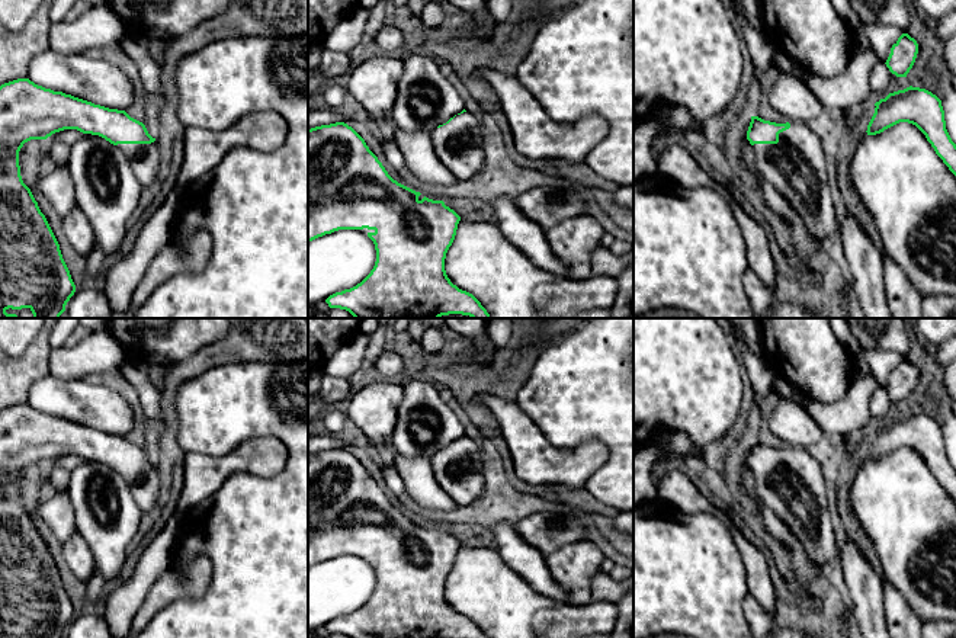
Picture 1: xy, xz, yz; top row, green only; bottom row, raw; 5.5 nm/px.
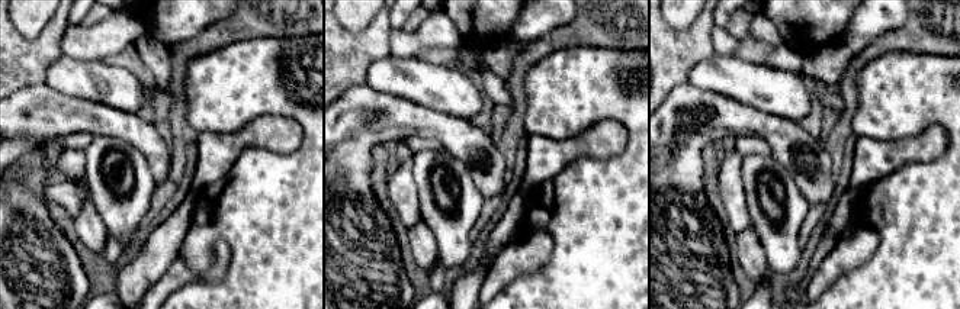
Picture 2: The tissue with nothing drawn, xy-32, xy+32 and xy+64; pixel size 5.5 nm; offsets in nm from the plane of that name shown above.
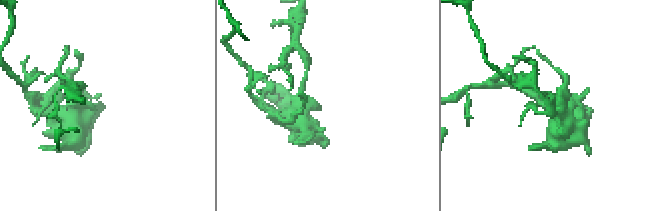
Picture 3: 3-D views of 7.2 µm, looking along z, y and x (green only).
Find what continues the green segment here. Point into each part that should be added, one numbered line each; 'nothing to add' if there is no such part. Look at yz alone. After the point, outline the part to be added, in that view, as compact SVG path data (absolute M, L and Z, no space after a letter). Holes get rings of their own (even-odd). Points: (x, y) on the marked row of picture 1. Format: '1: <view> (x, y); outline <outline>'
1: yz (795, 166); outline M792 122L777 144L754 144L760 173L822 241L837 225L821 138L803 122Z

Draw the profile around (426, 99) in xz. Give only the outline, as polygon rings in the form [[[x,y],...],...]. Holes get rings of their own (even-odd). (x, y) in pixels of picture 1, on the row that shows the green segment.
[[[426,51],[402,57],[404,73],[398,80],[392,119],[410,132],[432,132],[465,109],[447,77],[440,73],[440,61]]]

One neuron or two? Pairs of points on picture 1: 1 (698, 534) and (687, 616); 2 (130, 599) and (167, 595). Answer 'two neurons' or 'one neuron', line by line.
1: one neuron
2: two neurons

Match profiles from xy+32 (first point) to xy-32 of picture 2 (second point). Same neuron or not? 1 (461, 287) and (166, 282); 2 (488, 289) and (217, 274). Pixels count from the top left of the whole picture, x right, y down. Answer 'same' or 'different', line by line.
1: different
2: same

